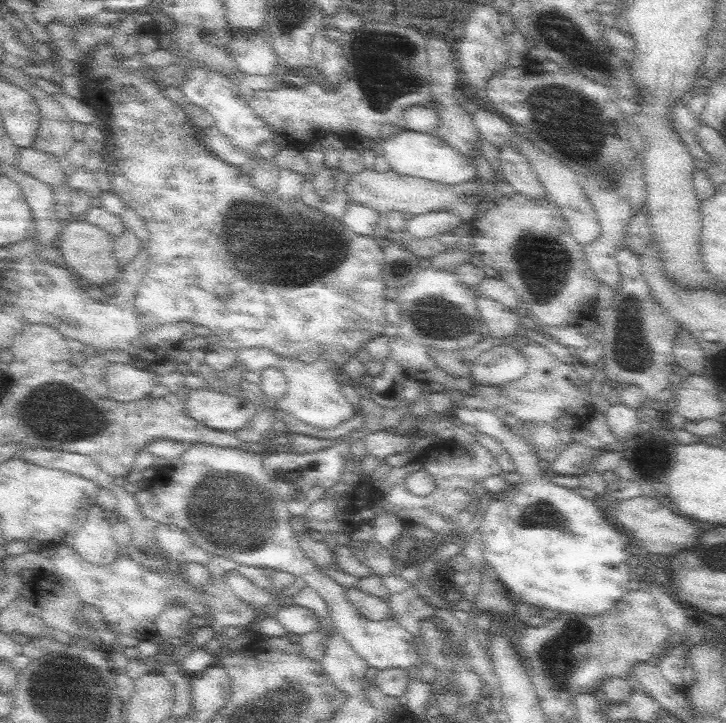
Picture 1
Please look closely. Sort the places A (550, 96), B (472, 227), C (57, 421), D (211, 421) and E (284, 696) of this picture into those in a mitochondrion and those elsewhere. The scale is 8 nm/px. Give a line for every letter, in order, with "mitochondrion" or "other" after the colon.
A: mitochondrion
B: other
C: mitochondrion
D: other
E: mitochondrion

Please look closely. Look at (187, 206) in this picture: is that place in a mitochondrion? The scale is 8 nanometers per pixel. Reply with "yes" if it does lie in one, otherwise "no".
no

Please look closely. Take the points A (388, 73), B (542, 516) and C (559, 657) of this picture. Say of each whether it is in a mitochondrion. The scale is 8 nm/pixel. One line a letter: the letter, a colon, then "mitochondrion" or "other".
A: mitochondrion
B: mitochondrion
C: mitochondrion

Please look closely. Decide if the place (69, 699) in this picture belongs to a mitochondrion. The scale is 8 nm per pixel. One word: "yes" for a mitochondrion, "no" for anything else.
yes

